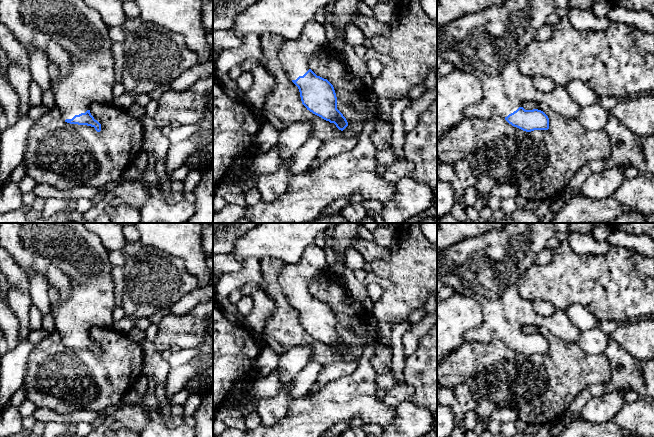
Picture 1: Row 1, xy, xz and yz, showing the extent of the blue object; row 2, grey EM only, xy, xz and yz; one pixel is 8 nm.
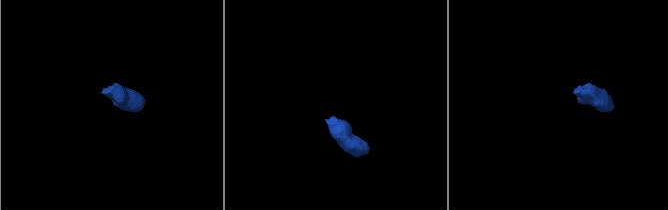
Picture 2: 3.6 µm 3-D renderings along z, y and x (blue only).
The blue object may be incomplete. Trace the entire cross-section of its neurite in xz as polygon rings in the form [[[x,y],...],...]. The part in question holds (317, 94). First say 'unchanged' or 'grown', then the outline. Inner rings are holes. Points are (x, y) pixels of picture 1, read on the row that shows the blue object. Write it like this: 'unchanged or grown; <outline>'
grown; [[[316,21],[306,24],[301,36],[295,40],[287,40],[278,52],[281,66],[286,76],[298,87],[302,104],[313,114],[322,119],[334,123],[343,131],[348,122],[343,114],[337,109],[337,97],[333,85],[320,76],[317,76],[309,67],[309,60],[329,47],[325,26]]]

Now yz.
grown; [[[507,0],[503,5],[491,6],[480,12],[467,14],[437,28],[437,55],[444,62],[451,63],[454,69],[471,73],[482,85],[481,101],[464,110],[465,118],[489,119],[493,116],[501,116],[512,126],[526,132],[548,130],[549,118],[543,111],[525,110],[522,107],[526,101],[535,101],[547,105],[565,118],[578,120],[581,107],[571,98],[564,86],[555,85],[548,93],[540,92],[534,87],[533,78],[523,75],[517,63],[520,51],[533,41],[536,31],[546,23],[547,17],[554,13],[555,9],[553,0]]]

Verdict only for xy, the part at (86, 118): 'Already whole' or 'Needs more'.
Needs more

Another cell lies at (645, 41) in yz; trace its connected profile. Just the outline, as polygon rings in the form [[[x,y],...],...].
[[[634,27],[632,30],[632,36],[635,43],[642,50],[654,53],[654,35],[641,31],[638,28]]]

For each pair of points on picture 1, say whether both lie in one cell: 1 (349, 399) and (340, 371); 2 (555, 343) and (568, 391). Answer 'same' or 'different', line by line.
1: different
2: same

